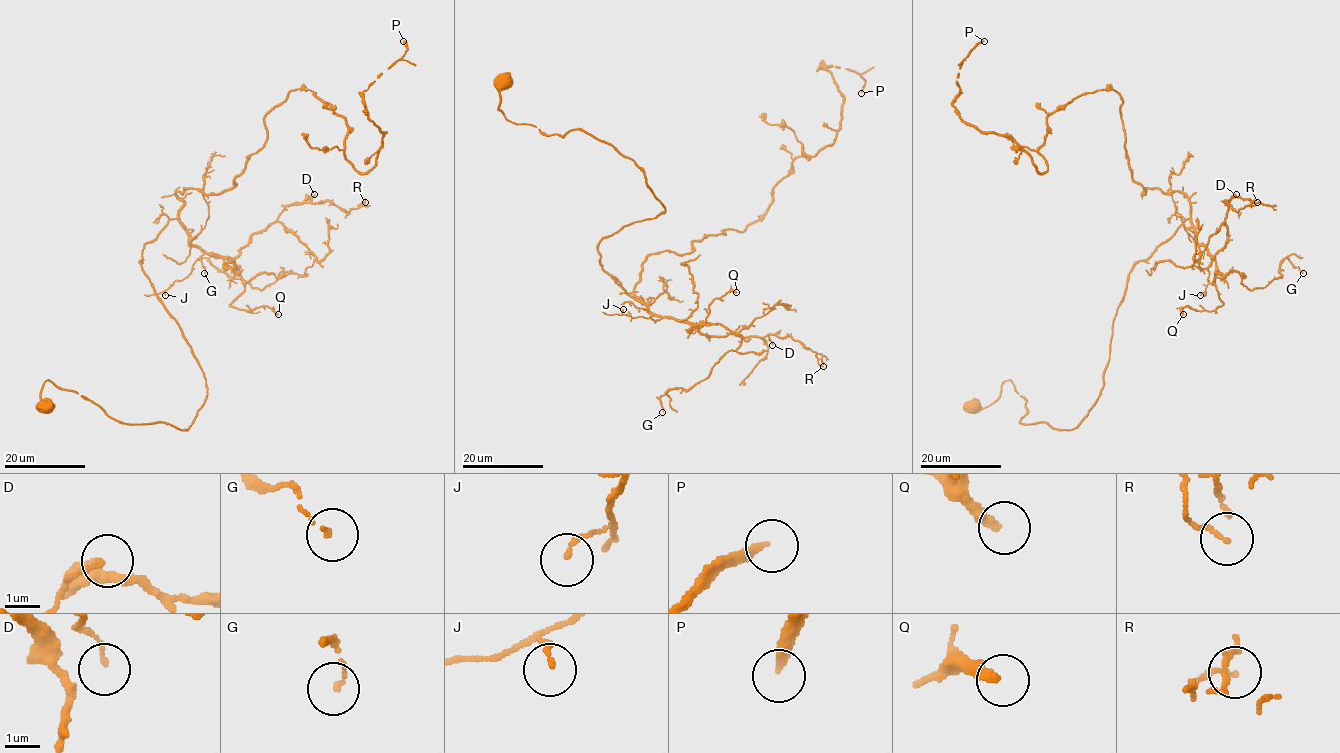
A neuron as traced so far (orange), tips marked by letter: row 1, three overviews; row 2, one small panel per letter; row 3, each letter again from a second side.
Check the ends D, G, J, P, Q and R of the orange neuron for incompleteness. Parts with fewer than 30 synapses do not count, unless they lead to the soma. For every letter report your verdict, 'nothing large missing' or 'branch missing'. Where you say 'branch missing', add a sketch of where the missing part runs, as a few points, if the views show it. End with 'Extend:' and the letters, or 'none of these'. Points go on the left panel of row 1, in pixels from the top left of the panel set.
D: nothing large missing
G: nothing large missing
J: nothing large missing
P: branch missing; course (403, 41), (387, 36), (417, 20), (423, 12), (421, 4), (402, 10)
Q: nothing large missing
R: nothing large missing
Extend: P

